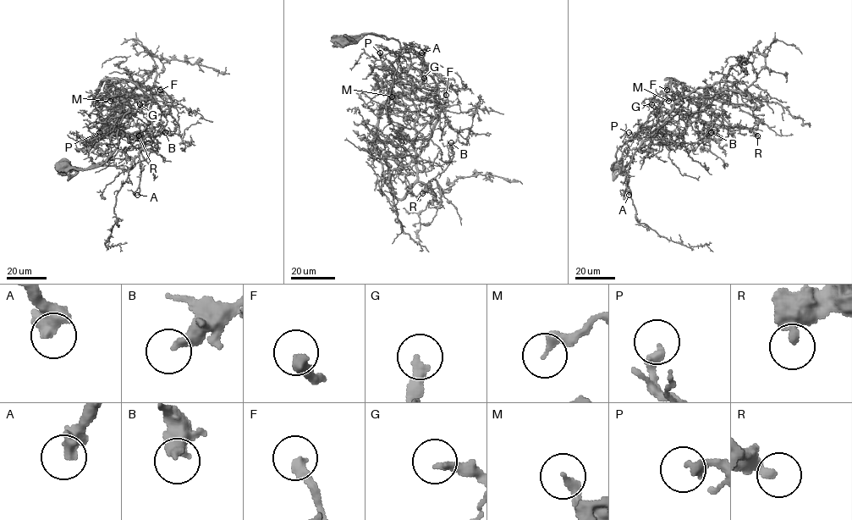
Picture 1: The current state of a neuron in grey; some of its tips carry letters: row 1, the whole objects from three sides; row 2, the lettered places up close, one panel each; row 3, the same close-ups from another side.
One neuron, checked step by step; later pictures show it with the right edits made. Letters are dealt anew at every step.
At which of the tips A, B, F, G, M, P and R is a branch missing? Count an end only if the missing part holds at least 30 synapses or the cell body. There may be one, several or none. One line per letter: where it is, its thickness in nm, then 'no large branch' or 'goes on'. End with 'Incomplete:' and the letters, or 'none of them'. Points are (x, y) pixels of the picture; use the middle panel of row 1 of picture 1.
A: (421, 52) | 500 nm | goes on
B: (451, 142) | 360 nm | goes on
F: (446, 95) | 400 nm | no large branch
G: (424, 78) | 320 nm | goes on
M: (392, 96) | 320 nm | no large branch
P: (380, 52) | 340 nm | no large branch
R: (422, 193) | 340 nm | no large branch
Incomplete: A, B, G

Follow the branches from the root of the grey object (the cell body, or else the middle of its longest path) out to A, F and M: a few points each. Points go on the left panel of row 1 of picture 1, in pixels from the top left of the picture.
A: (63, 164), (102, 164), (118, 146), (123, 117), (137, 101), (150, 99), (151, 130), (140, 152), (137, 195)
F: (63, 164), (78, 168), (102, 164), (118, 146), (118, 124), (130, 107), (139, 100), (155, 101), (160, 90)
M: (63, 164), (102, 164), (118, 146), (118, 124), (130, 107), (155, 98), (118, 95), (110, 101)

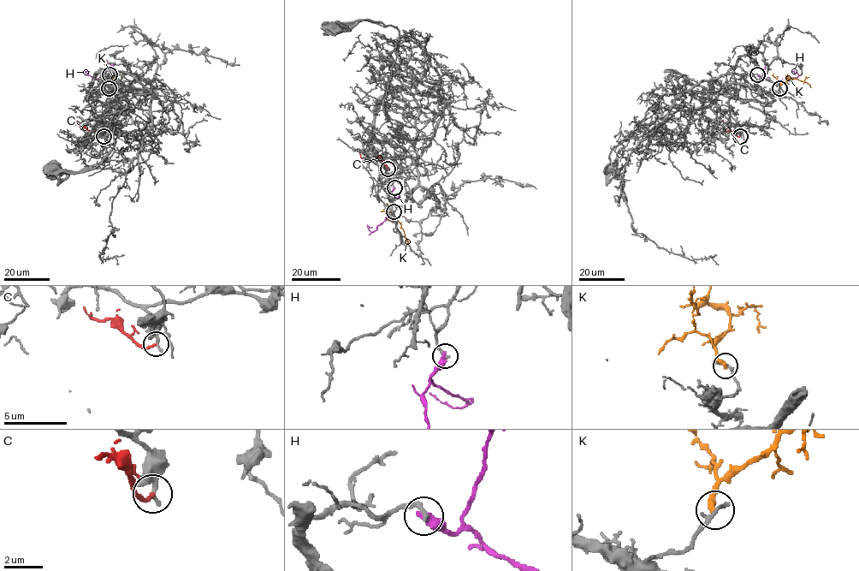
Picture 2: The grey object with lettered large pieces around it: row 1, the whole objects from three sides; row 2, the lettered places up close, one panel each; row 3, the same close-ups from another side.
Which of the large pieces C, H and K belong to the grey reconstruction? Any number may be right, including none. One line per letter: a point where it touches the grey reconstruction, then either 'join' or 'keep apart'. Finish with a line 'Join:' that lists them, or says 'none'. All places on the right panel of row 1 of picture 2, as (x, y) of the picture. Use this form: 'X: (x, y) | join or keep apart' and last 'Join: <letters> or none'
C: (740, 136) | keep apart
H: (757, 74) | keep apart
K: (779, 88) | keep apart
Join: none

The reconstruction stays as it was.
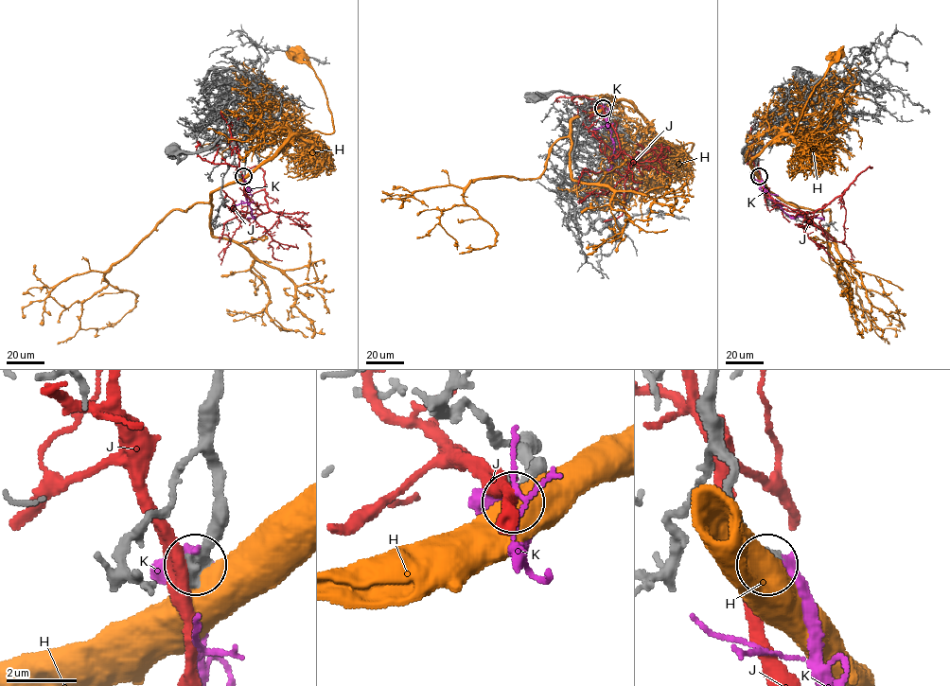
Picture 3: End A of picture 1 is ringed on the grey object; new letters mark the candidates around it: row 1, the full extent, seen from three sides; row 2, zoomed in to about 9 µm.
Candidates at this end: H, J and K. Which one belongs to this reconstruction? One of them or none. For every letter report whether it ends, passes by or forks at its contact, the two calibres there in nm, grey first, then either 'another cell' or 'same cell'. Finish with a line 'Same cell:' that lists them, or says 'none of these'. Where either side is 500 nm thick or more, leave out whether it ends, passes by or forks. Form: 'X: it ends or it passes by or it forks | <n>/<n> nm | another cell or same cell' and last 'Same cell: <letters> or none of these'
H: 600/800 nm | another cell
J: 600/440 nm | another cell
K: 600/800 nm | same cell
Same cell: K

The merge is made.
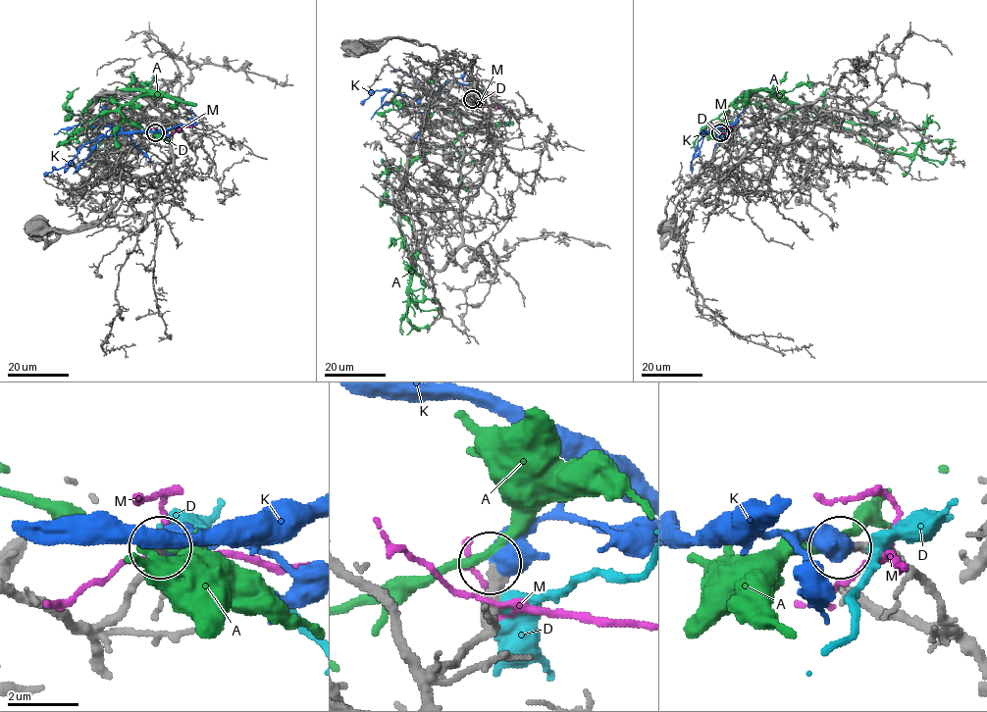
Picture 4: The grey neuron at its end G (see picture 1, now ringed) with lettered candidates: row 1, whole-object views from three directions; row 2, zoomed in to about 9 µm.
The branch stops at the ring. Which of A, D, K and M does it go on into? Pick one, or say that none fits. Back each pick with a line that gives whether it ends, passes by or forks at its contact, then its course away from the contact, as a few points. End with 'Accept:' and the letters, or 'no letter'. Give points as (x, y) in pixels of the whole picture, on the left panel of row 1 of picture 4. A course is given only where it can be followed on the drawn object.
Accept: no letter

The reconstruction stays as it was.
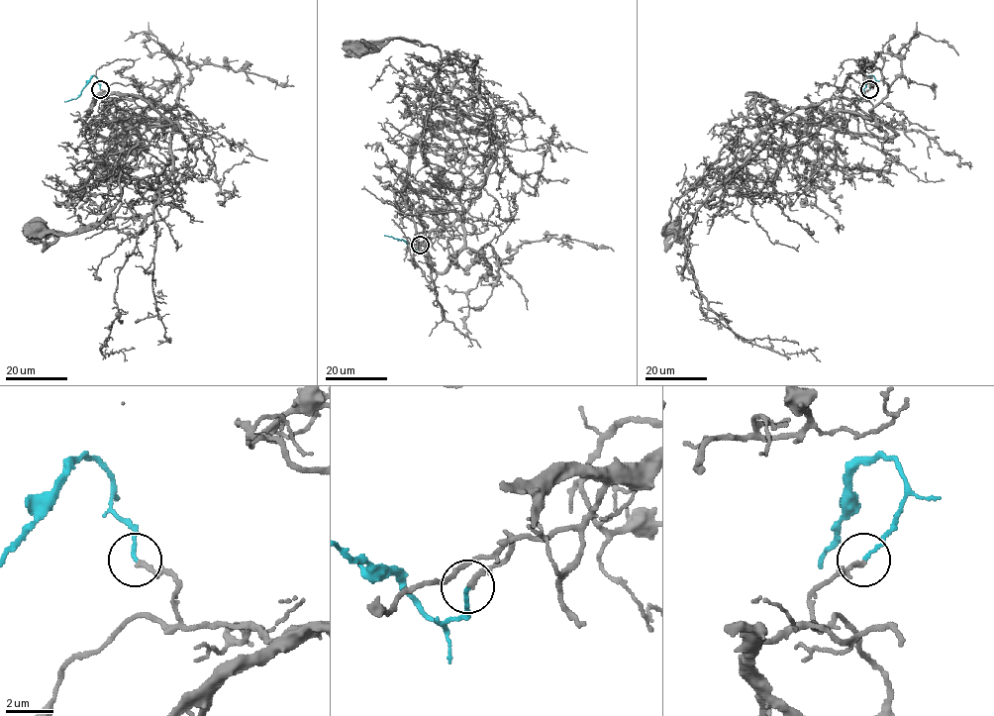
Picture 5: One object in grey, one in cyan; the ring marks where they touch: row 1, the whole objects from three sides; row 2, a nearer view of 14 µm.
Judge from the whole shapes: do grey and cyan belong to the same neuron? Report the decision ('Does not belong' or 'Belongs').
Belongs

